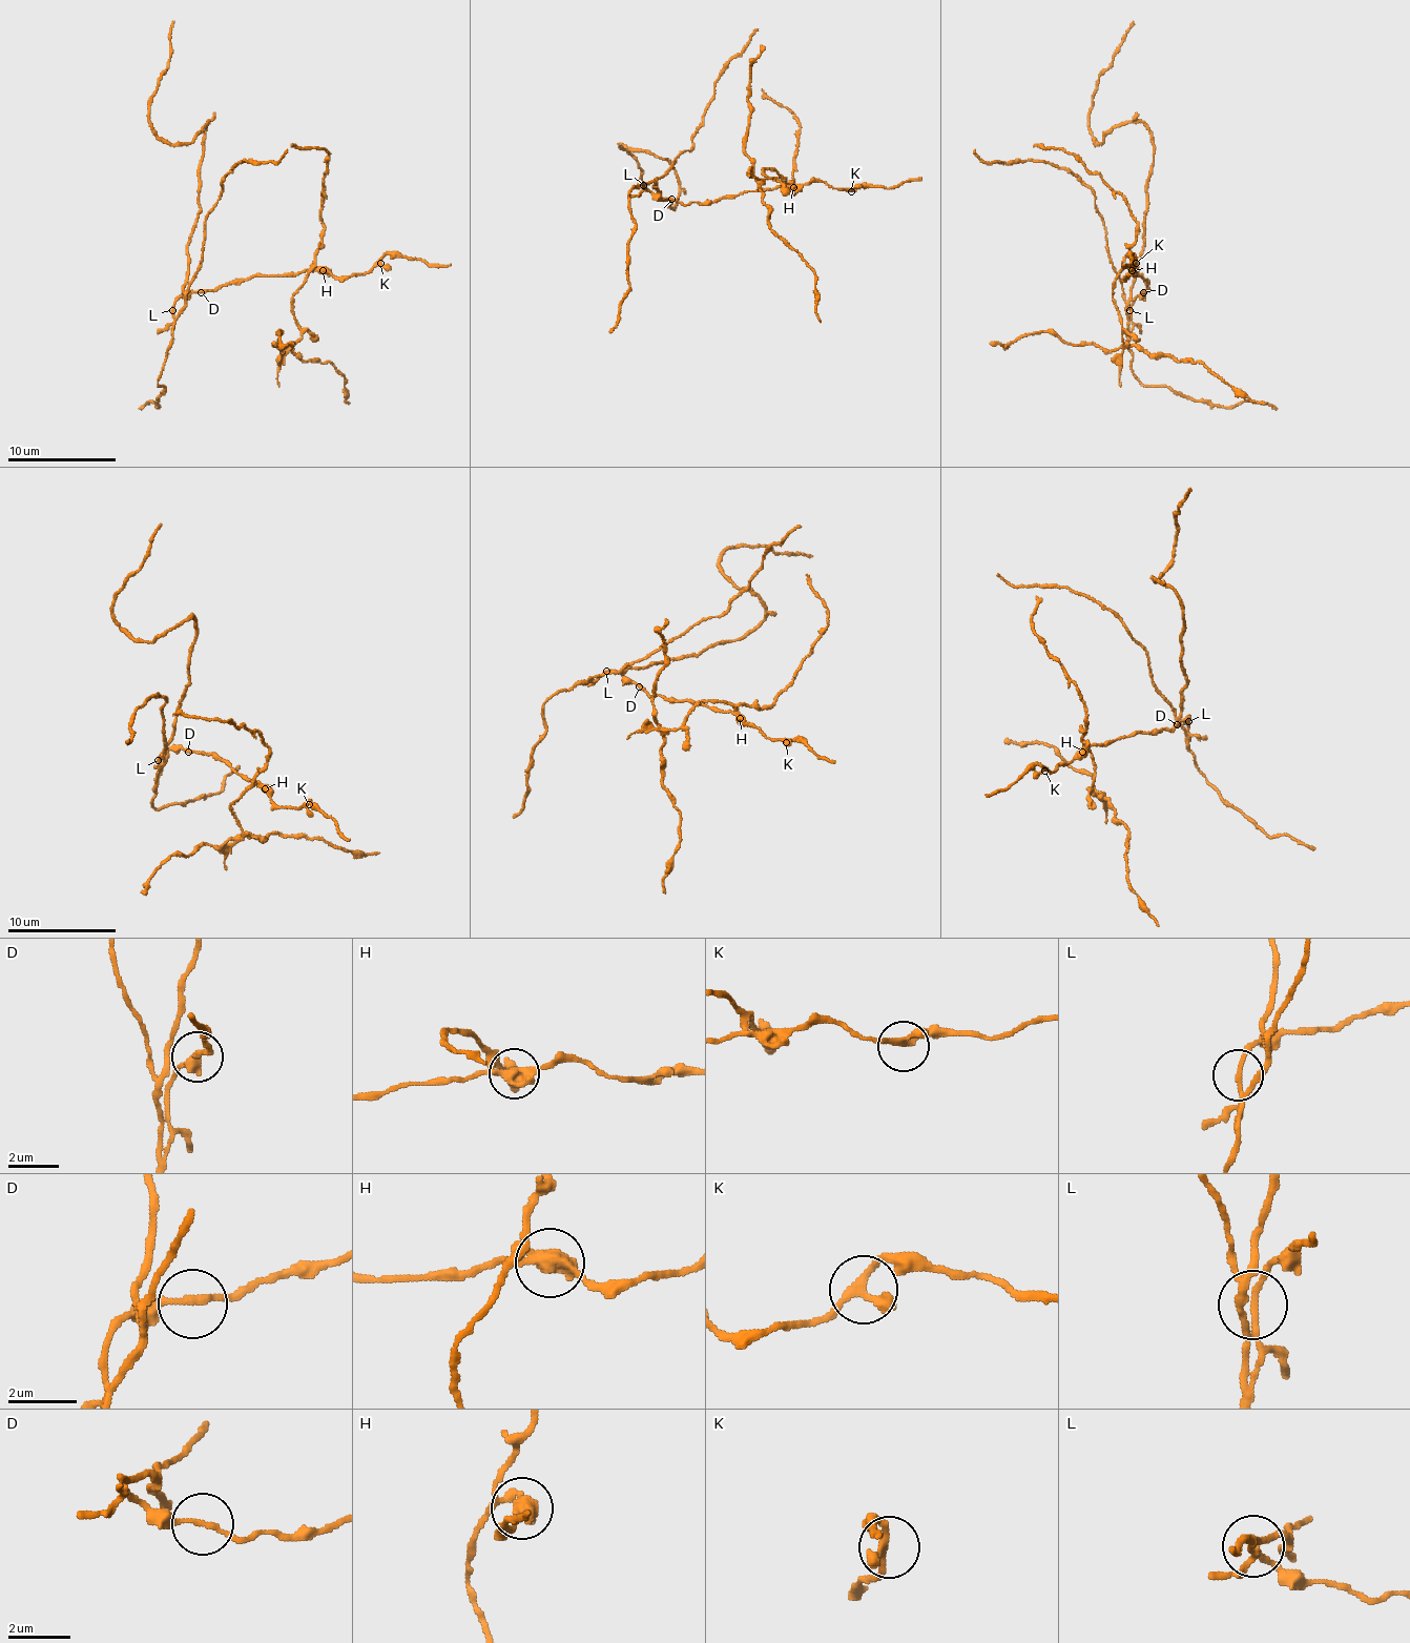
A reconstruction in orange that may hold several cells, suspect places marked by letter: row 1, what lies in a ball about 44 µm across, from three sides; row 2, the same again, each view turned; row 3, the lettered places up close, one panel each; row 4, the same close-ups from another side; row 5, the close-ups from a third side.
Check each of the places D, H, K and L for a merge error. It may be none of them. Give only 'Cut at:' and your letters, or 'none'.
Cut at: H, L

